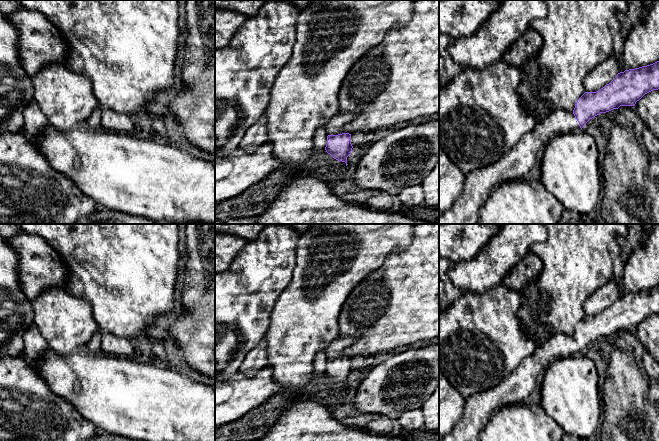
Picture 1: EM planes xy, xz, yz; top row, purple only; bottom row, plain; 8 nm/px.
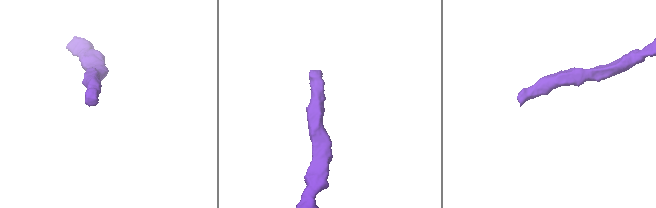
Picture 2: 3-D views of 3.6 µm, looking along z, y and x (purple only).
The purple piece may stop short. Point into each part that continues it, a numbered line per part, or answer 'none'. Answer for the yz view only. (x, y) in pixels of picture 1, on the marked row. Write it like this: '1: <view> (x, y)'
1: yz (516, 164)

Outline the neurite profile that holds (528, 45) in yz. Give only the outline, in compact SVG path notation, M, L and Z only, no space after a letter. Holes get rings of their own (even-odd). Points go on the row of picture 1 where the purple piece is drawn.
M532 28L528 30L503 54L502 60L511 66L522 67L536 56L542 46L542 37Z

